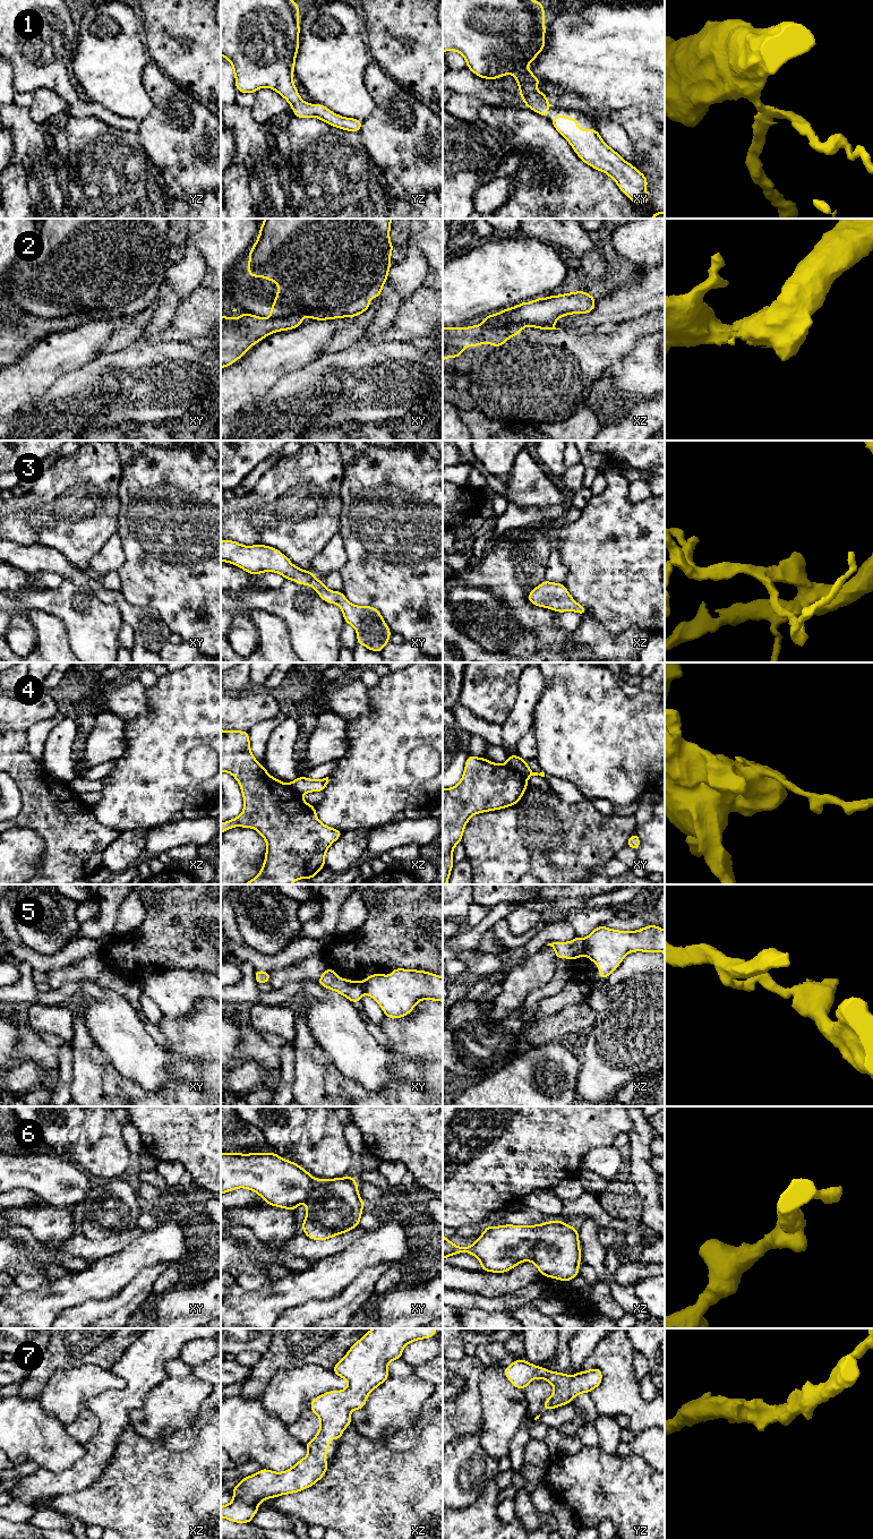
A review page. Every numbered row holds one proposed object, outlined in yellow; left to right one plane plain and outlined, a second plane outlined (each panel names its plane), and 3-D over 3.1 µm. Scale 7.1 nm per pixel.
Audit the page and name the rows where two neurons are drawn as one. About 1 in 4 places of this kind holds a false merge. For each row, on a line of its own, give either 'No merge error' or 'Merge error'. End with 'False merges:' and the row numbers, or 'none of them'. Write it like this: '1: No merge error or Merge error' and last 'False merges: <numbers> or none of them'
1: No merge error
2: Merge error
3: No merge error
4: Merge error
5: Merge error
6: No merge error
7: No merge error
False merges: 2, 4, 5

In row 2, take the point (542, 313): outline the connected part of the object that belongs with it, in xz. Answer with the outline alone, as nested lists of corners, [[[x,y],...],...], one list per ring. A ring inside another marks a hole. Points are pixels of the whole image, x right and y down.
[[[576,291],[547,298],[536,298],[532,302],[522,302],[517,306],[488,315],[482,324],[489,327],[505,327],[522,325],[540,330],[560,330],[555,327],[559,317],[572,314],[588,314],[596,307],[596,299],[584,292]]]

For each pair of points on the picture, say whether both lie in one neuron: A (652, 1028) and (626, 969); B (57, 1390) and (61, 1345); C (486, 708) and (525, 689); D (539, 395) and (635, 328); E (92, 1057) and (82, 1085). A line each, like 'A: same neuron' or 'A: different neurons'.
A: different neurons
B: different neurons
C: different neurons
D: same neuron
E: same neuron

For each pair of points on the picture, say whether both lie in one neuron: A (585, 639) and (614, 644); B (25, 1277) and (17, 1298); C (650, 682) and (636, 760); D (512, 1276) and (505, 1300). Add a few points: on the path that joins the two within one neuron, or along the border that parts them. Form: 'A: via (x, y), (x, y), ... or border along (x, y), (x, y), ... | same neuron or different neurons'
A: via (592, 644), (607, 644) | same neuron
B: border along (11, 1276), (26, 1288), (48, 1285) | different neurons
C: border along (642, 690), (652, 693) | different neurons
D: border along (511, 1292), (497, 1297), (480, 1294) | different neurons

